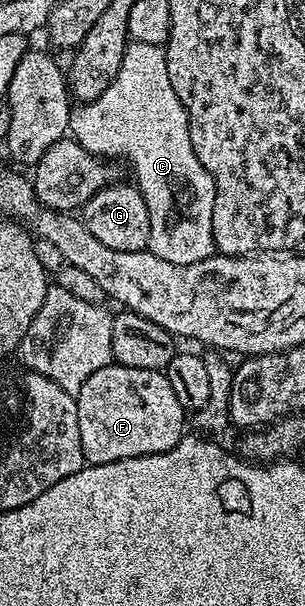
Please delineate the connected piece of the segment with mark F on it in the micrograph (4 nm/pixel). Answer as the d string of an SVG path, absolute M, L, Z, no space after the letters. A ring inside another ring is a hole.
M118 365L97 369L97 373L81 385L75 404L83 457L91 465L160 455L172 451L185 435L185 408L177 401L173 385L169 385L163 371Z

